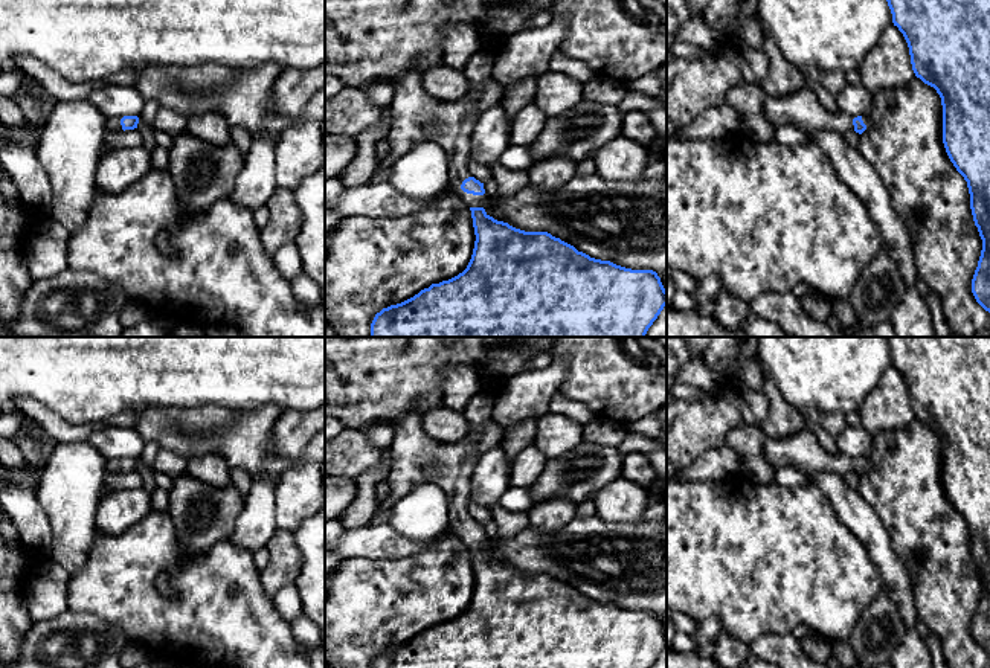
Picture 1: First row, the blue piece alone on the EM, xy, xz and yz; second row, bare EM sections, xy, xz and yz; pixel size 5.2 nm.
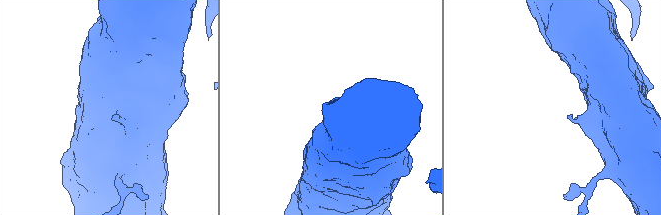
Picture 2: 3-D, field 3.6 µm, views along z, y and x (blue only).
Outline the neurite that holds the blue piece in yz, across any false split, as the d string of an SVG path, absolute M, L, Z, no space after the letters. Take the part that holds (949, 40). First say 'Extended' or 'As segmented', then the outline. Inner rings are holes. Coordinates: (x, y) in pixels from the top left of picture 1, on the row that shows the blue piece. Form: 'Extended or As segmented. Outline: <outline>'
As segmented. Outline: M886 0L903 34L912 70L934 87L943 105L943 143L967 181L970 209L982 239L972 279L976 302L990 313L990 0Z

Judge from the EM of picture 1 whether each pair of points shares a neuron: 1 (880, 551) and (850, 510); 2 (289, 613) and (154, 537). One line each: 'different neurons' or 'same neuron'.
1: same neuron
2: different neurons

